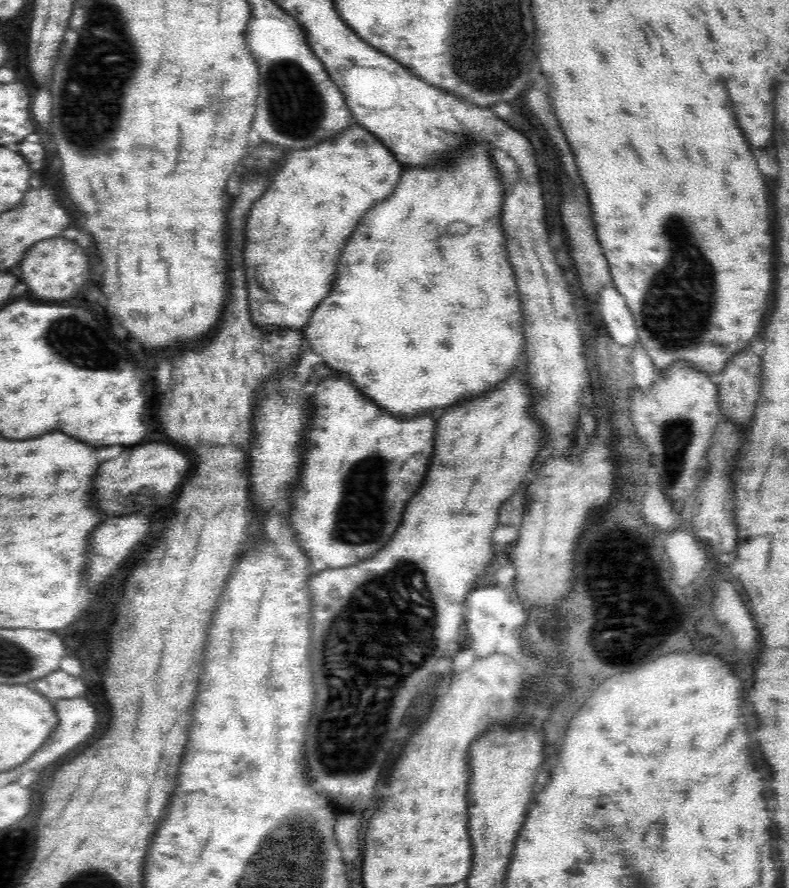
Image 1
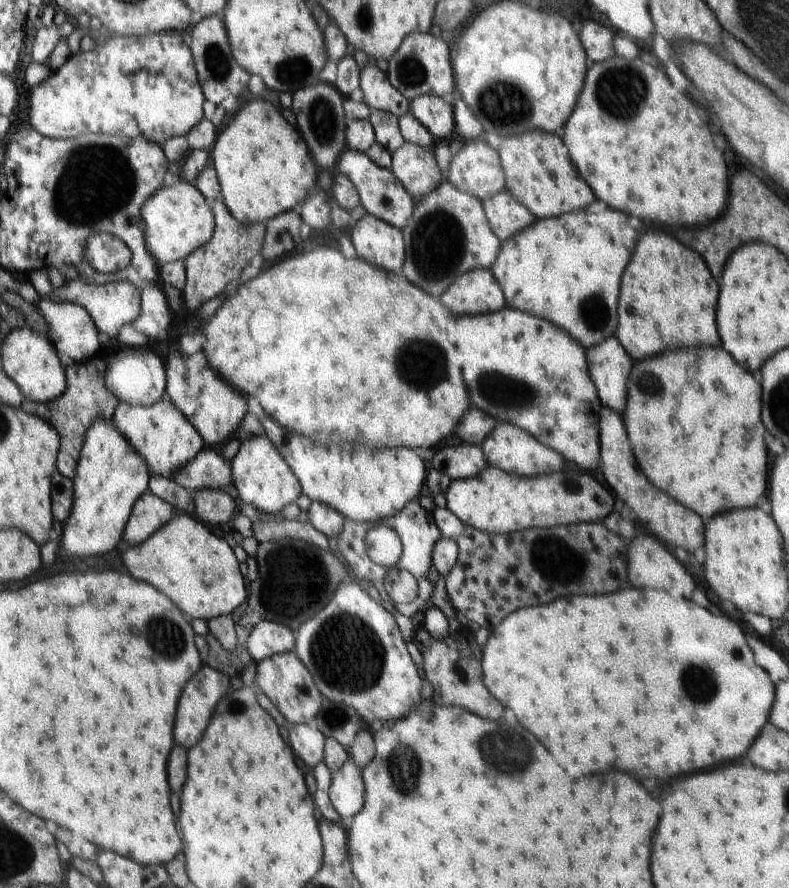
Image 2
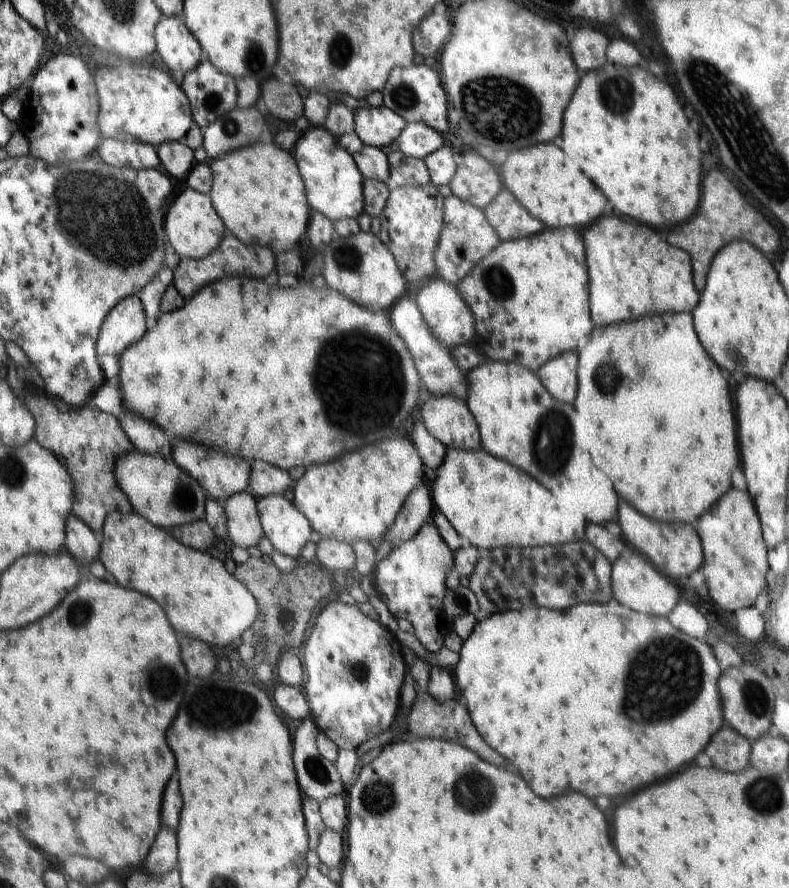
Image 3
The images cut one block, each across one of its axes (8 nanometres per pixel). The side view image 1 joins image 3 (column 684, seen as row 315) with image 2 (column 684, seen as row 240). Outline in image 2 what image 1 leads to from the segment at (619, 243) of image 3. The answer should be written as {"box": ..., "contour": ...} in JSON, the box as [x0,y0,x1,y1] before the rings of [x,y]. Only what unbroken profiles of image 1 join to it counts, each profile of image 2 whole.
{"box":[613,230,720,361],"contour":[[[648,230],[644,234],[640,234],[638,242],[636,242],[636,248],[634,248],[634,254],[626,266],[626,274],[622,274],[622,288],[620,288],[620,296],[618,301],[618,326],[616,326],[615,333],[613,334],[624,347],[624,350],[631,356],[634,361],[641,361],[645,358],[653,357],[666,350],[674,350],[674,348],[684,348],[686,344],[688,346],[720,346],[720,338],[718,338],[718,330],[716,330],[716,309],[719,297],[719,283],[716,284],[716,280],[710,276],[710,269],[706,264],[706,261],[696,251],[693,251],[690,247],[685,247],[680,241],[664,234],[664,232],[654,232],[654,230]]]}

